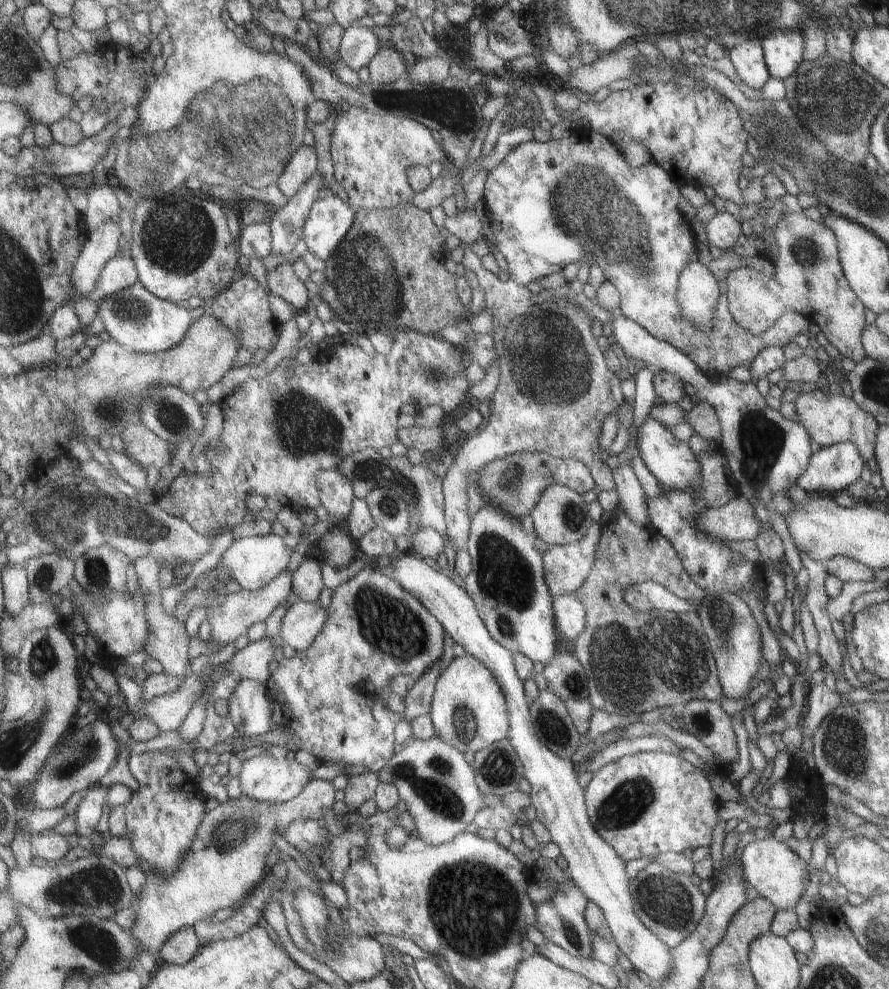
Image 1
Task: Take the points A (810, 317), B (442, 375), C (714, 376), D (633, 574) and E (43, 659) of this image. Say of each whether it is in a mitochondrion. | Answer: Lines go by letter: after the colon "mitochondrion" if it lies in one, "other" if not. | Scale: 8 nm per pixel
A: other
B: mitochondrion
C: other
D: other
E: mitochondrion

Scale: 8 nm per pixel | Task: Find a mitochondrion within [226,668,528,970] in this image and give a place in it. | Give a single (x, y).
(473, 908)

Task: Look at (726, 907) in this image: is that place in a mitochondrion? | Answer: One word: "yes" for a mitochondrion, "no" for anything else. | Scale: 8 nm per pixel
no

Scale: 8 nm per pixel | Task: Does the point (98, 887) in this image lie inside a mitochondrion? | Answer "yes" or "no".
yes

